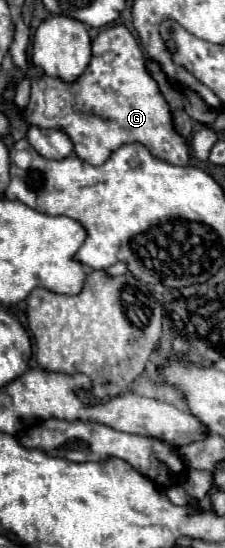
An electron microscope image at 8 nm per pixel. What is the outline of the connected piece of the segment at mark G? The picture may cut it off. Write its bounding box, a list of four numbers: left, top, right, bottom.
[21,25,189,165]

